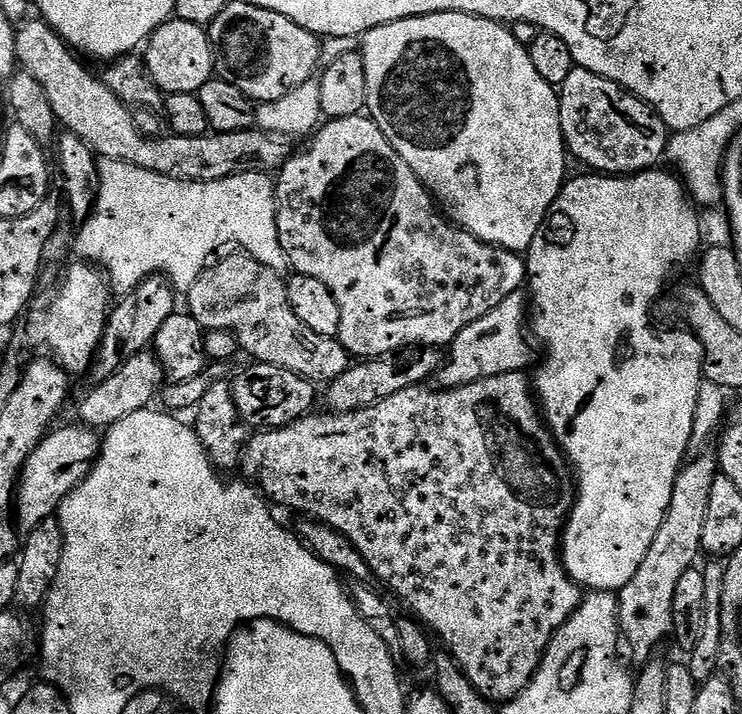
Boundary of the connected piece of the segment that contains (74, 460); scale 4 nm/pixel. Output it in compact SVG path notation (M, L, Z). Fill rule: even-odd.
M56 426L49 431L48 435L38 442L38 446L26 458L24 468L20 472L20 478L14 493L14 520L21 529L27 530L38 526L46 518L56 516L60 510L60 504L70 493L76 489L88 477L96 457L100 455L101 437L90 427L77 426L78 428L60 428Z

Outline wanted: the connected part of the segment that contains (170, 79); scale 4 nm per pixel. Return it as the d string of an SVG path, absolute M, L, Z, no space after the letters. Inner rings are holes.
M175 18L152 31L143 49L142 59L149 78L164 94L199 93L200 88L213 79L216 71L216 55L212 53L212 43L206 29L194 22L182 22Z

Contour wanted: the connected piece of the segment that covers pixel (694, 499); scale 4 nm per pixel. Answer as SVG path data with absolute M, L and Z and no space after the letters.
M715 455L700 456L697 460L689 459L681 467L670 494L670 506L664 511L662 526L642 558L642 566L626 586L618 593L620 602L620 635L623 643L628 643L632 656L644 662L653 655L652 652L672 631L672 607L674 590L682 574L690 570L696 559L702 556L702 525L706 522L706 505L710 502L710 486L718 475L718 460Z

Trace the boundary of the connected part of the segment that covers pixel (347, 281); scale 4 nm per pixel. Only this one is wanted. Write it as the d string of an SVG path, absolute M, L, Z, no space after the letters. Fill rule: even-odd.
M361 114L328 120L317 127L311 140L312 144L306 145L301 152L293 151L289 155L284 167L279 169L278 175L275 177L278 238L291 271L302 276L318 278L318 282L322 282L322 286L326 286L326 290L330 290L330 294L334 294L334 302L338 302L338 314L340 315L338 339L344 345L344 349L353 357L385 356L391 352L399 352L401 348L417 346L426 348L450 346L456 341L458 334L462 334L462 330L466 330L466 326L470 326L470 322L478 322L478 318L482 318L494 306L498 306L498 302L510 298L510 294L520 292L525 287L525 257L521 253L482 242L478 238L474 238L474 234L464 231L463 228L445 218L432 193L414 174L414 170L410 170L410 166L406 166L406 162L402 162L402 158L386 138L386 134L382 134L382 130L372 121L371 116Z

